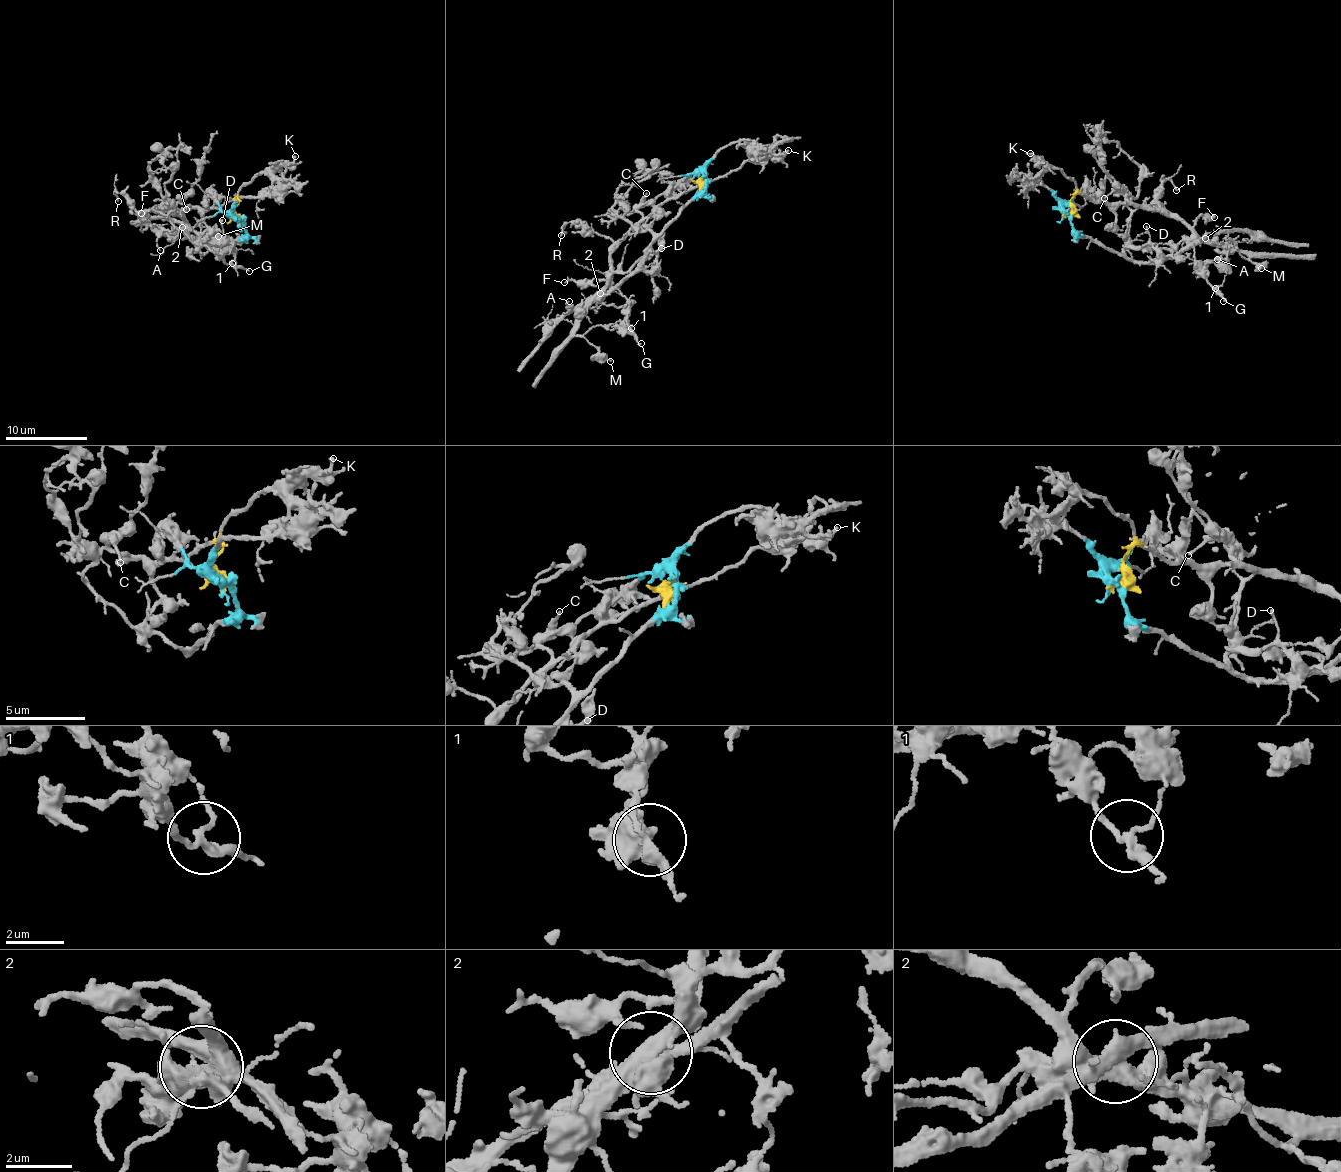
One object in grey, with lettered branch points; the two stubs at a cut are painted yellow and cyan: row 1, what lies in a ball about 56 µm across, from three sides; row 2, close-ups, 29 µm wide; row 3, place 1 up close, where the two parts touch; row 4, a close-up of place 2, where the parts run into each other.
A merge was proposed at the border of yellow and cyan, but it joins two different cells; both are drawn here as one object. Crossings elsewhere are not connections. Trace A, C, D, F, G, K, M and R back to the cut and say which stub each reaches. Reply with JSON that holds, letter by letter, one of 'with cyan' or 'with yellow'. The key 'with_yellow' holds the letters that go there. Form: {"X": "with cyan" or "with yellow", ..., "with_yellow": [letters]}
{"A": "with yellow", "C": "with yellow", "D": "with yellow", "F": "with yellow", "G": "with cyan", "K": "with yellow", "M": "with yellow", "R": "with yellow", "with_yellow": ["A", "C", "D", "F", "K", "M", "R"]}

